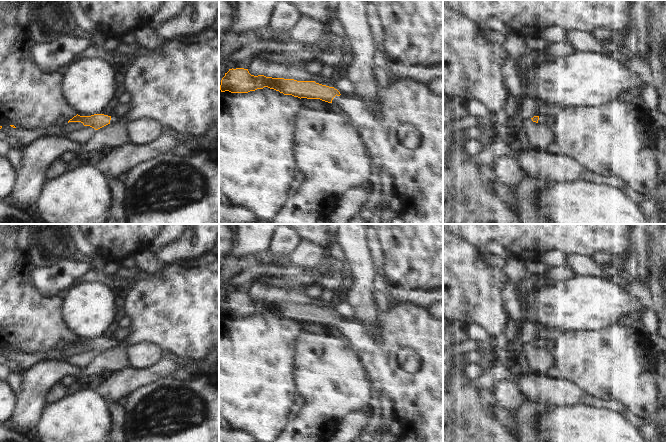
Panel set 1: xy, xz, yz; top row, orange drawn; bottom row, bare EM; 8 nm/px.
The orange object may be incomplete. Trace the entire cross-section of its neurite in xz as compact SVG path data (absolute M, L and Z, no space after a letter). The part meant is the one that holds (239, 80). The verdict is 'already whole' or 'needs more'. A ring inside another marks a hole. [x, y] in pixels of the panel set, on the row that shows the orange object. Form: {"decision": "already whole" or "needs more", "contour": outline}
{"decision": "needs more", "contour": "M229 69L221 80L221 92L248 93L268 87L298 98L320 99L341 108L351 119L362 143L364 144L369 160L378 169L387 172L393 180L393 195L401 203L400 218L404 224L443 224L443 94L434 95L426 85L413 79L403 78L391 82L387 87L378 86L377 94L370 100L354 93L342 96L334 87L316 83L315 81L297 81L294 79L272 78L264 75L251 75L248 69ZM402 123L410 123L420 135L419 145L414 149L407 149L400 145L395 134L396 128Z"}

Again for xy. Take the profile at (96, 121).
{"decision": "needs more", "contour": "M219 17L211 27L196 35L172 38L156 51L135 58L124 81L125 92L131 96L131 108L125 116L77 114L68 123L81 122L98 130L119 121L127 124L148 118L191 141L204 136L213 122L219 127Z"}

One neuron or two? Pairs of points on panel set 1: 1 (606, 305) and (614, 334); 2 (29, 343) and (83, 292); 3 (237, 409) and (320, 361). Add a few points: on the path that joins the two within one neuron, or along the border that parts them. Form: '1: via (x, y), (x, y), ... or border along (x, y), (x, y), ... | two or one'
1: border along (617, 323), (589, 332) | two
2: border along (60, 295), (62, 318), (66, 326), (73, 333) | two
3: border along (295, 351), (294, 383), (300, 395) | two

